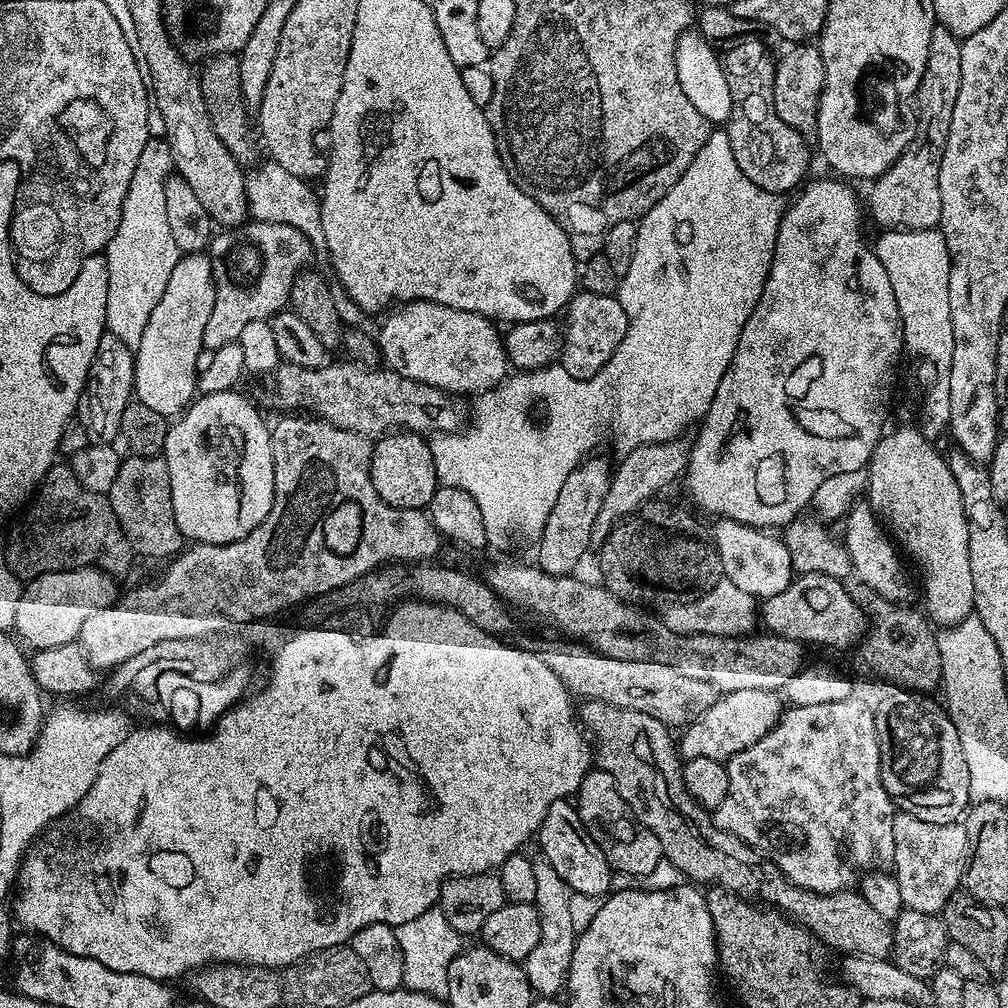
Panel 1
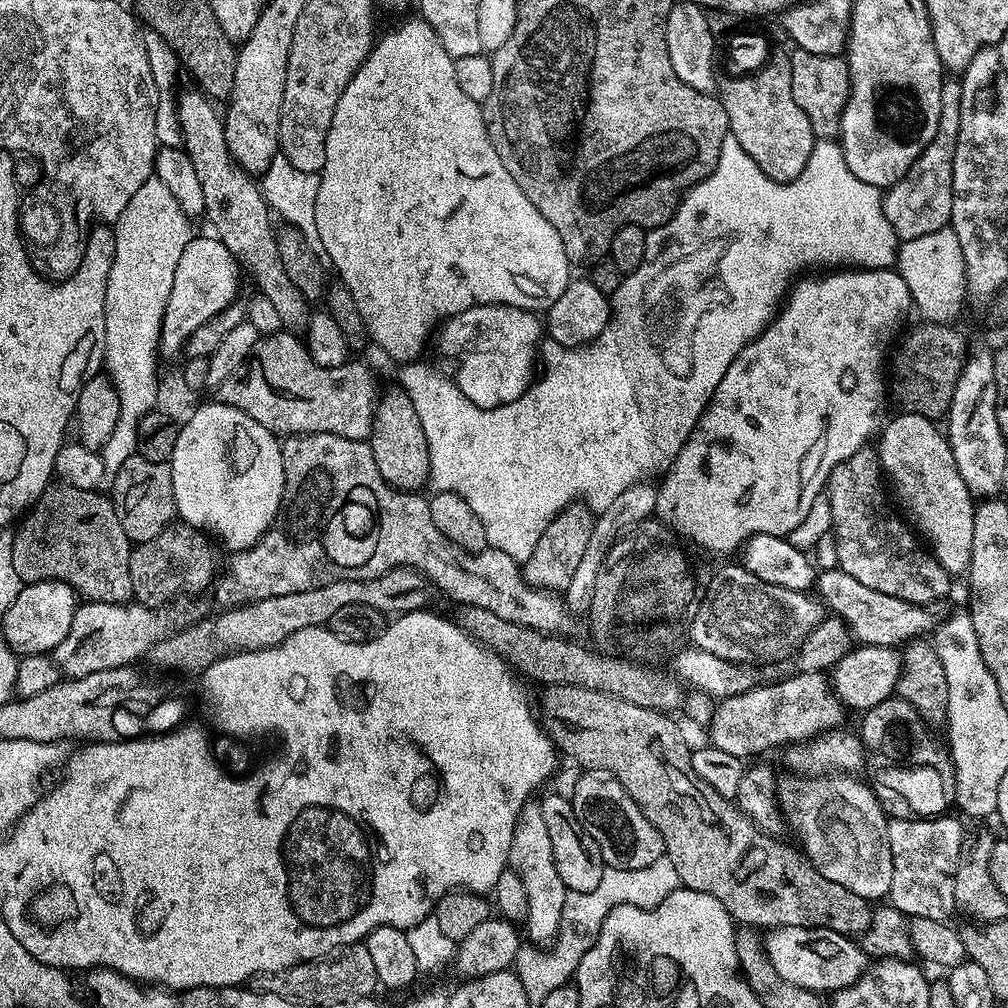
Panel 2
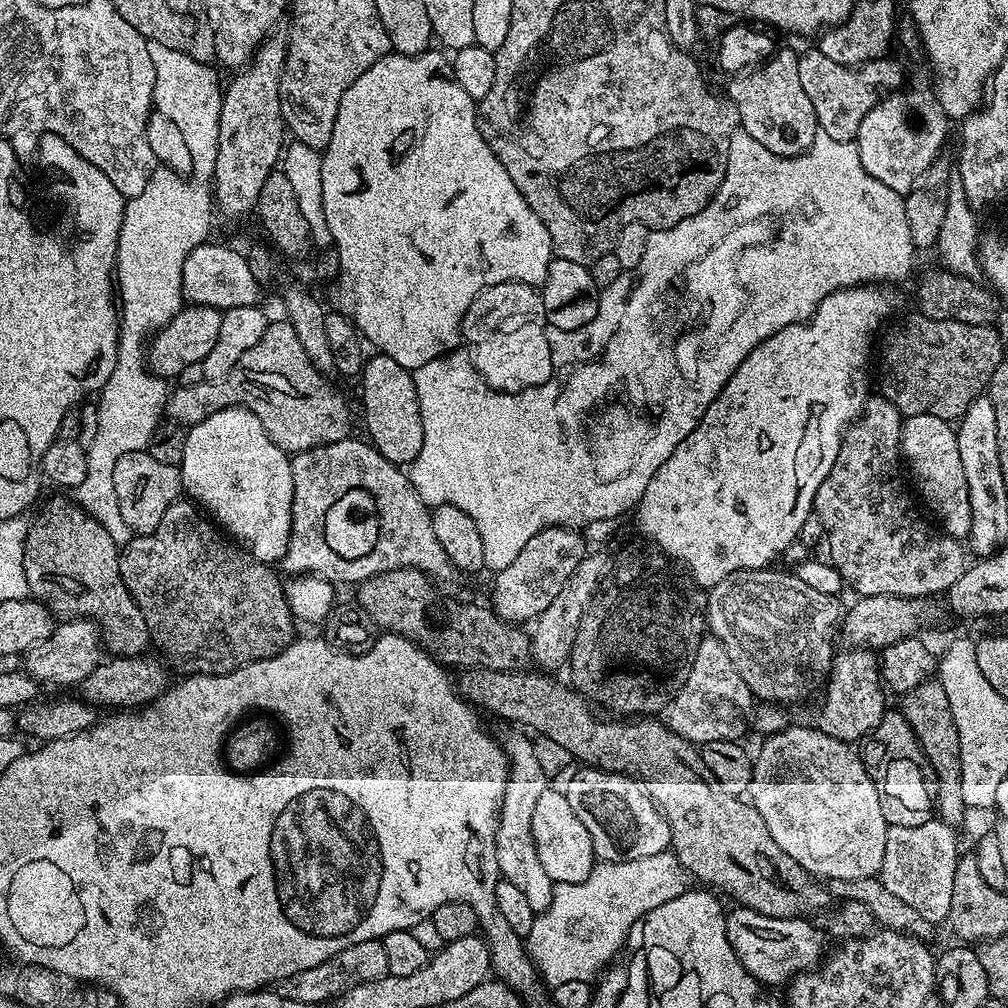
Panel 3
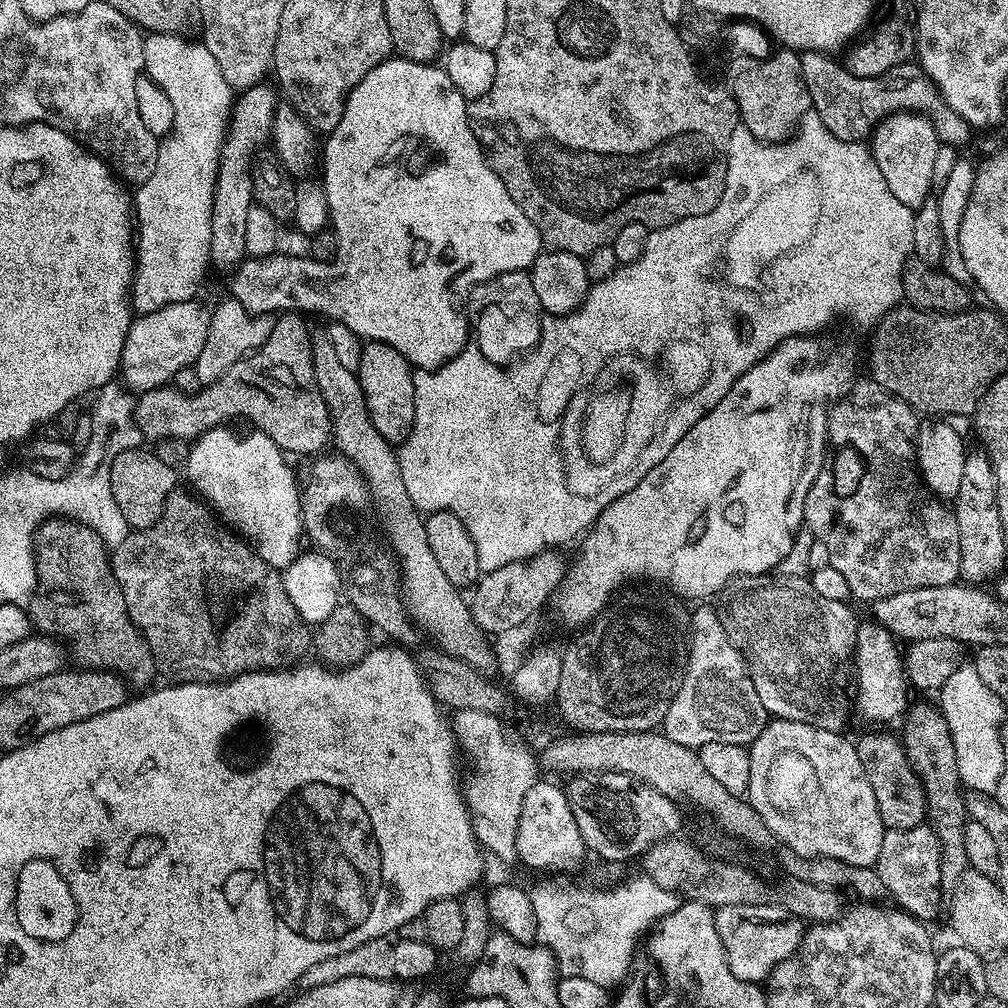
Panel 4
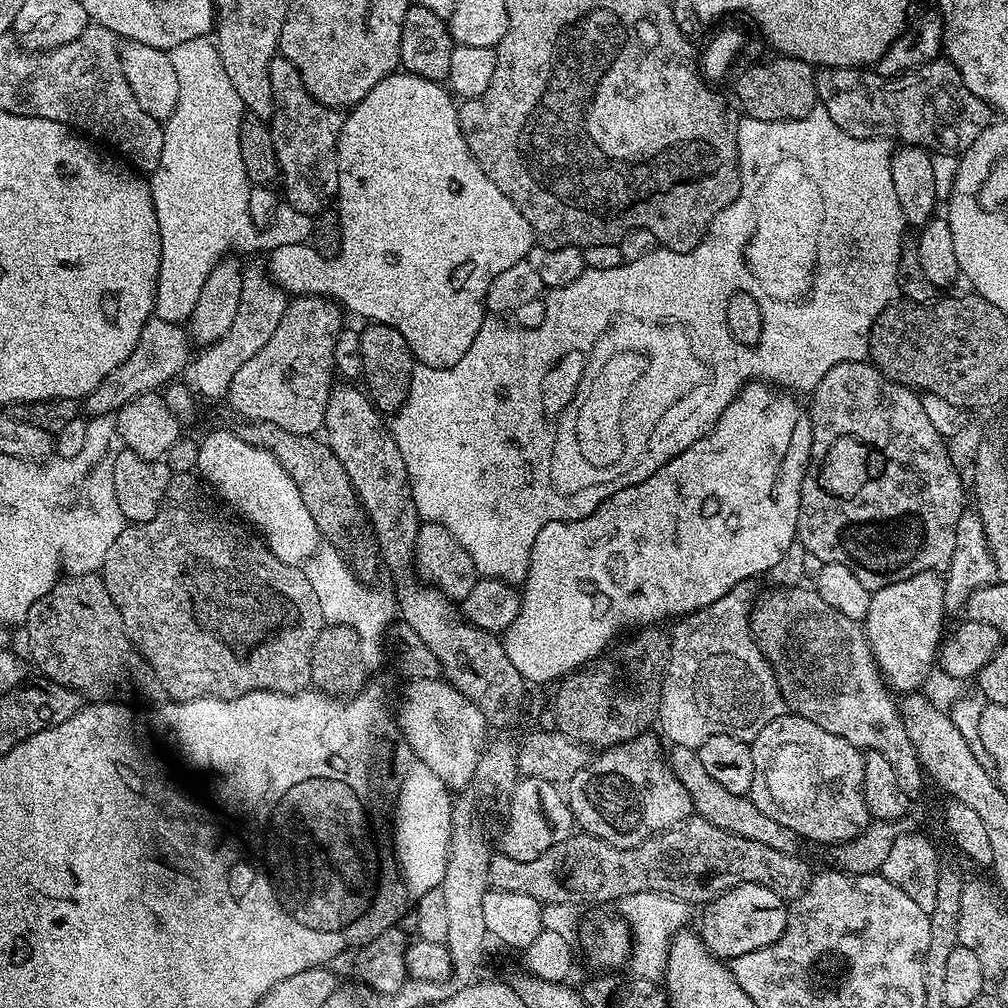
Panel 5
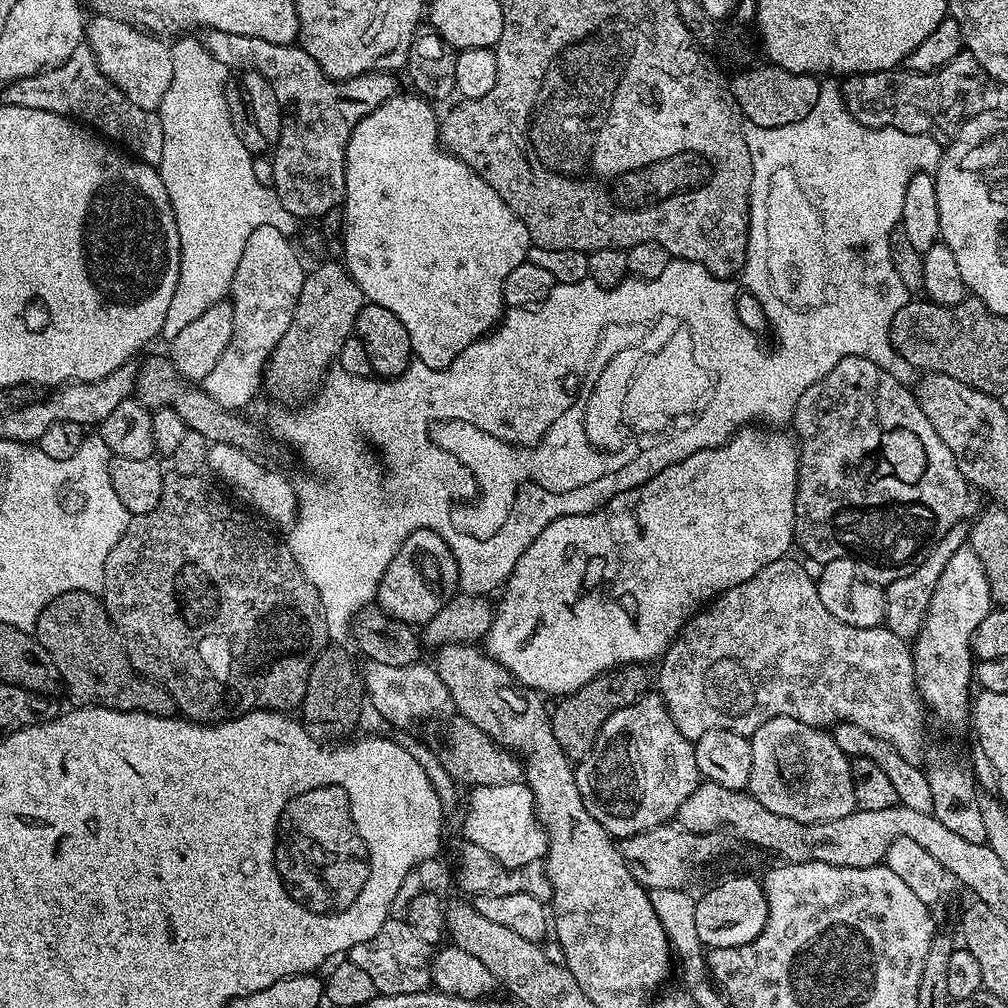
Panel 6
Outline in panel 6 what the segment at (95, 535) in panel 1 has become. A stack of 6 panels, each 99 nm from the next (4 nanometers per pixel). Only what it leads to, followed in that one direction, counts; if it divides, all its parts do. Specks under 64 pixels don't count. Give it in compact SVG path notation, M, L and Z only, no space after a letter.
M63 592L62 595L55 596L42 610L34 635L39 644L46 646L50 658L54 658L54 666L60 675L59 683L63 687L64 684L68 687L68 696L73 700L71 702L73 705L109 708L123 712L145 712L155 716L173 715L174 705L169 692L155 680L141 676L128 661L120 631L112 625L112 619L108 617L108 611L104 608L103 599L97 593Z

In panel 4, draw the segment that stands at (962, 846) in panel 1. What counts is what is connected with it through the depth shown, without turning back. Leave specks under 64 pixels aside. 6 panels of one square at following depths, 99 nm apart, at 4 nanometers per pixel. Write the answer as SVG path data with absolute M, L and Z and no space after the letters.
M921 826L910 830L887 829L874 869L881 876L885 893L892 895L897 900L893 901L903 911L925 922L931 922L939 912L941 915L940 839L933 834L931 828Z

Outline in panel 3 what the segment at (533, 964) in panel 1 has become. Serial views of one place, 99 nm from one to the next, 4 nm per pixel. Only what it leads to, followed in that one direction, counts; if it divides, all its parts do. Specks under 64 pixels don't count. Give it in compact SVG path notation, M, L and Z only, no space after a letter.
M527 735L524 736L512 736L508 741L505 739L502 744L510 761L510 767L504 791L504 803L498 813L496 825L496 857L501 877L506 882L512 883L526 897L530 910L541 913L550 906L553 882L538 858L538 850L534 846L532 819L535 803L538 802L538 798L542 798L544 792L549 791L550 784L535 746L527 740L529 739Z

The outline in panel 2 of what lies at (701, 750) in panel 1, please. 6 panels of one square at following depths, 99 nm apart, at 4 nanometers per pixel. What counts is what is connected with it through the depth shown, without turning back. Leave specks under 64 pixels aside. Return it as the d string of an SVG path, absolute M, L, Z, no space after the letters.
M796 672L791 675L777 684L761 682L748 692L723 697L706 728L712 739L709 740L711 747L741 758L760 758L771 748L783 749L807 742L841 727L843 720L840 719L846 712L835 692L830 690L829 677L822 672Z

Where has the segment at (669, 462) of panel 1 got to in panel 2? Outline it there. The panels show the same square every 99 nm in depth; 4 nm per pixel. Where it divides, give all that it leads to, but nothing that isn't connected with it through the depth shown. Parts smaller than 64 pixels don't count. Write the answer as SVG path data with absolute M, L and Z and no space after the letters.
M648 483L631 484L629 488L622 490L622 494L618 494L618 498L614 498L614 503L606 506L606 510L595 517L594 530L590 530L589 545L586 546L585 553L582 554L581 561L578 562L577 569L570 578L570 584L564 591L564 601L569 613L582 616L588 612L590 601L594 596L594 585L602 562L605 560L605 554L616 541L617 535L629 532L635 524L649 519L655 513L657 485Z

